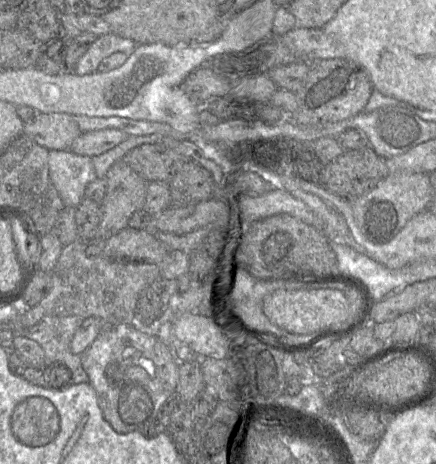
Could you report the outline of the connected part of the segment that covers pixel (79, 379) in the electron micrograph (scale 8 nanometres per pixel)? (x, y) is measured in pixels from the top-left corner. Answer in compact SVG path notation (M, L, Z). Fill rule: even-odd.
M50 316L31 328L16 334L23 334L35 340L44 350L48 362L60 362L70 371L71 384L88 382L88 376L81 364L81 355L73 354L71 341L83 319L78 316Z

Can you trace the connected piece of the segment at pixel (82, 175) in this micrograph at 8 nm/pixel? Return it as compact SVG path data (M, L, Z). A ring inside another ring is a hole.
M49 150L49 170L64 206L73 208L85 198L87 185L97 178L92 157L70 150Z

